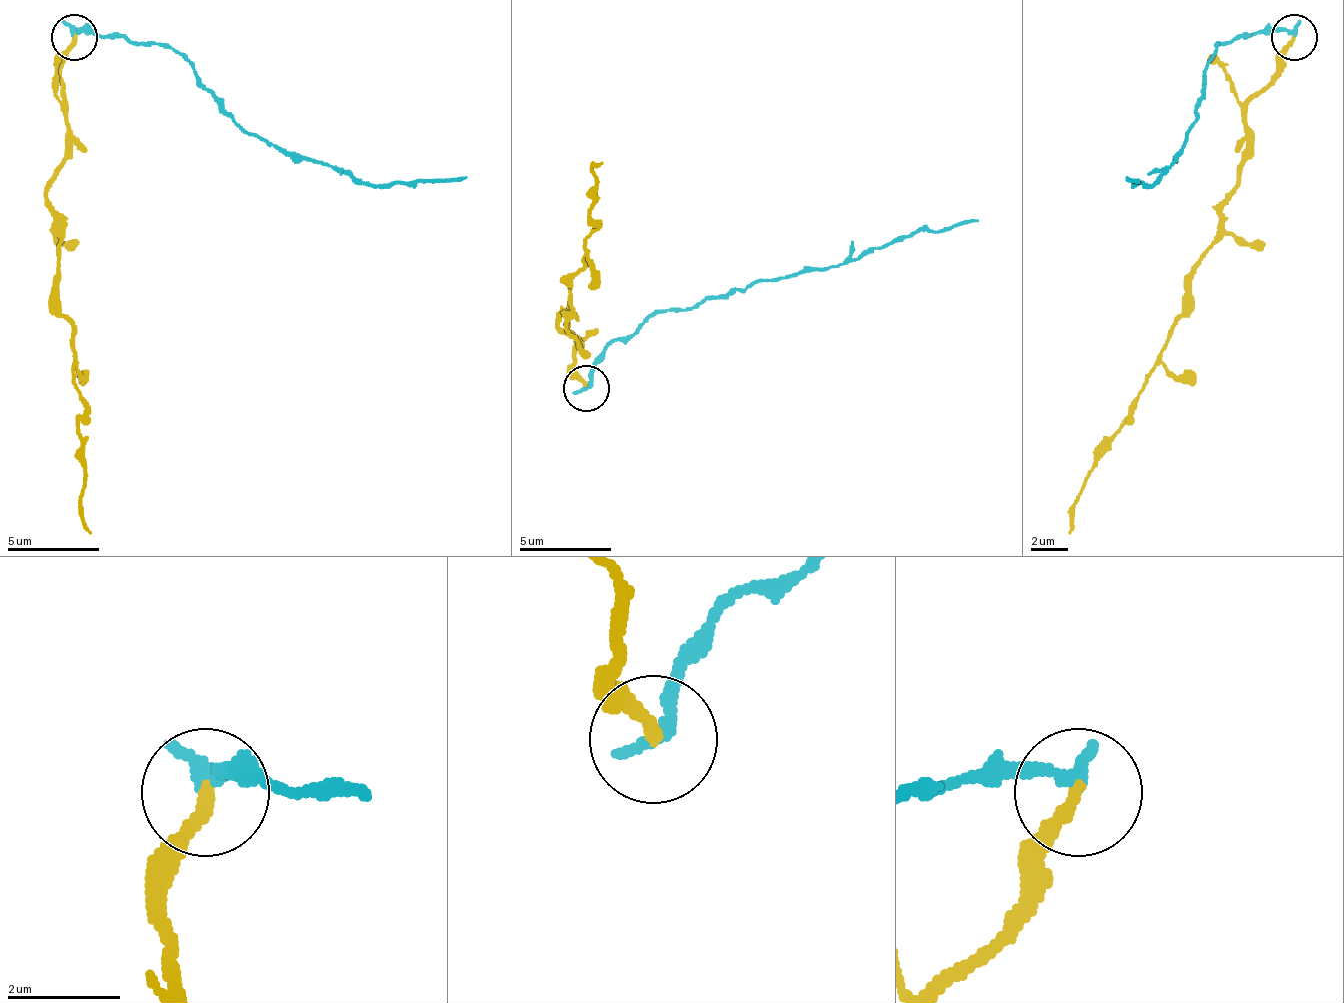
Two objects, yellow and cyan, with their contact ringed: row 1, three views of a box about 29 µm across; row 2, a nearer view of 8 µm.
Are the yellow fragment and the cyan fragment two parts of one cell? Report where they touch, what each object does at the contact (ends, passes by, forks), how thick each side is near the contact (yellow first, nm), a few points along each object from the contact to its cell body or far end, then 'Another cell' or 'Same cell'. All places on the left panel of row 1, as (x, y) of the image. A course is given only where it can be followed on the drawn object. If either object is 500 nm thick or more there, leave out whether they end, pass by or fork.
Place: (74, 37). At the ring yellow ends. At the ring cyan ends. Thickness 240 nm (yellow) against 240 nm. Course of yellow: (75, 38), (61, 74), (66, 162), (48, 203), (61, 244), (57, 309), (84, 410), (89, 534). Course of cyan: (71, 38), (89, 29), (172, 47), (250, 134), (291, 153), (328, 162), (374, 185), (466, 175). Another cell

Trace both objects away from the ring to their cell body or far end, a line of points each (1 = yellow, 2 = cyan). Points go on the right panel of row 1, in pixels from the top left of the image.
1: (1293, 38), (1247, 107), (1247, 162), (1192, 277), (1192, 309), (1096, 460), (1068, 534)
2: (1293, 38), (1261, 29), (1220, 42), (1215, 47), (1188, 134), (1174, 162), (1151, 185), (1128, 175)

